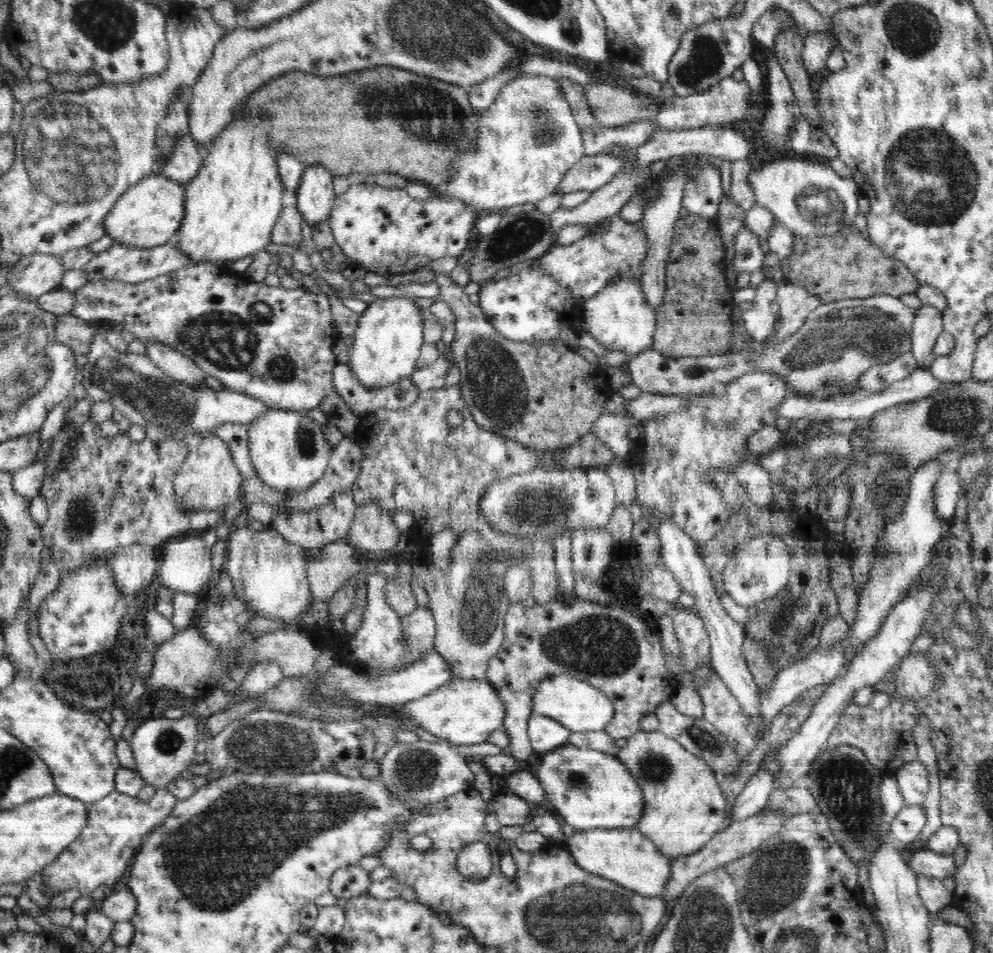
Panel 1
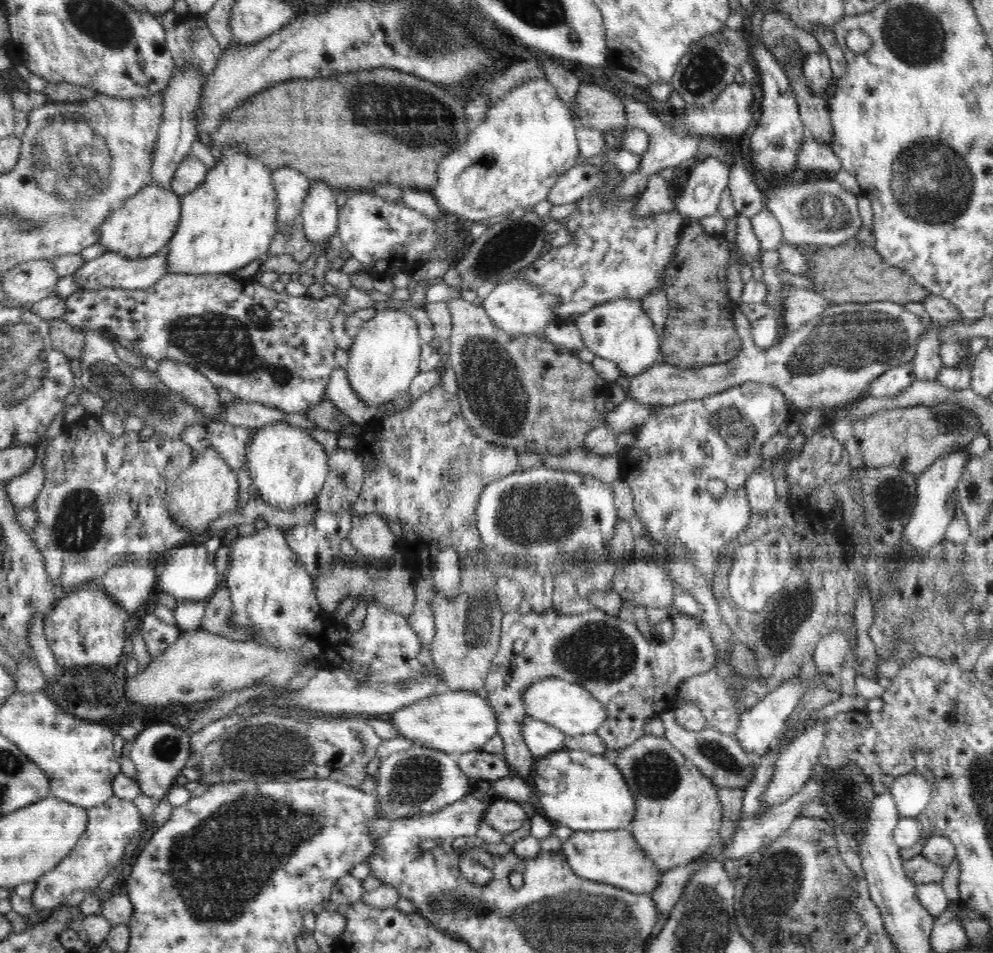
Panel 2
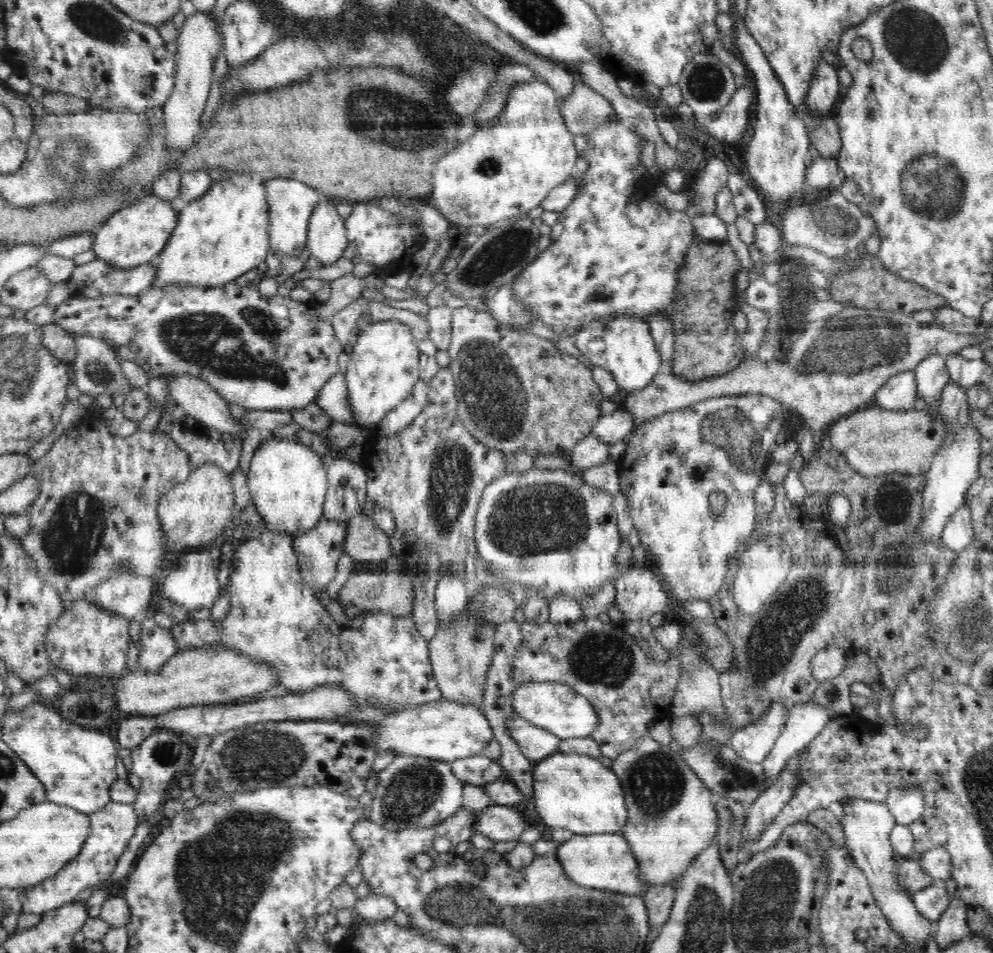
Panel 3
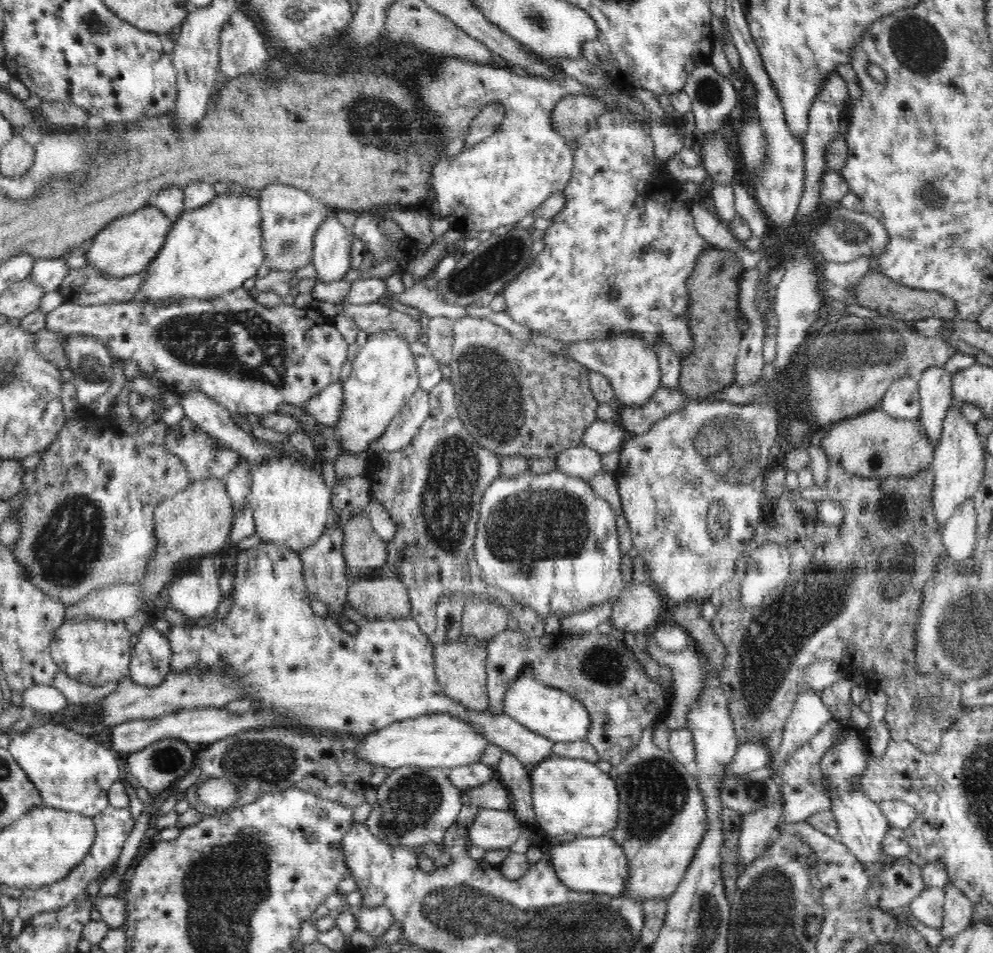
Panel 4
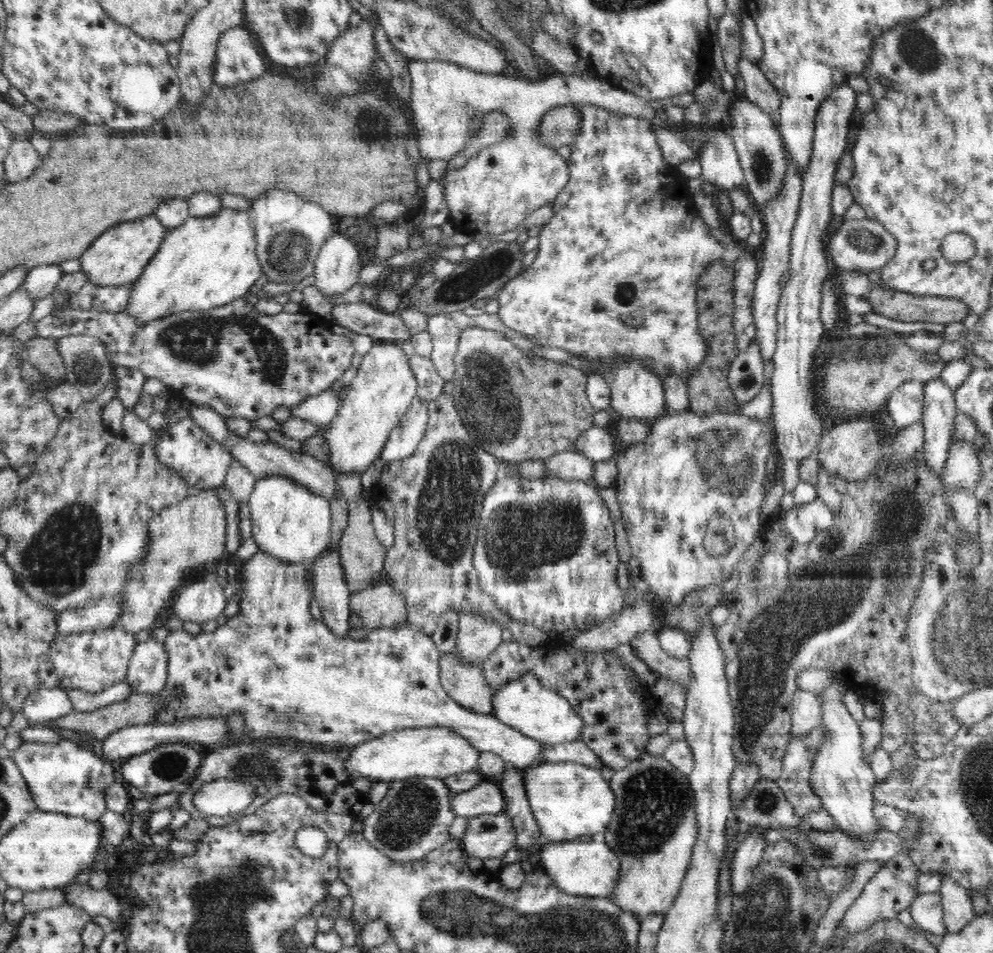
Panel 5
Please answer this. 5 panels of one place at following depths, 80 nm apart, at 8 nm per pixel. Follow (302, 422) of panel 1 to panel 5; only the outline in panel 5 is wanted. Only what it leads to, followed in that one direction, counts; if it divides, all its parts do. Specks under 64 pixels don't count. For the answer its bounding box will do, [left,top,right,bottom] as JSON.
[249,475,332,567]

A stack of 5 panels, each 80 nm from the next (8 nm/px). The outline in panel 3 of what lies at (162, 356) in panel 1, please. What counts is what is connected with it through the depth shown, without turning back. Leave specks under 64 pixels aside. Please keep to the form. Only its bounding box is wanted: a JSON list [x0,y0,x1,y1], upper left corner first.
[166,374,245,444]

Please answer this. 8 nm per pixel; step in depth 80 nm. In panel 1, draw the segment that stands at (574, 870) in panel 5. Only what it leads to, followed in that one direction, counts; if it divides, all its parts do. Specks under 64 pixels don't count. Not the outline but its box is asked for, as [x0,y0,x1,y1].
[564,827,671,897]

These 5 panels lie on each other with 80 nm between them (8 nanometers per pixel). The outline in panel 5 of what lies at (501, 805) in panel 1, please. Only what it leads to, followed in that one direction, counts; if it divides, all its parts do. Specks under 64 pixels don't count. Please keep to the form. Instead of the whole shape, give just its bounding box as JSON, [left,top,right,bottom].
[461,813,517,860]

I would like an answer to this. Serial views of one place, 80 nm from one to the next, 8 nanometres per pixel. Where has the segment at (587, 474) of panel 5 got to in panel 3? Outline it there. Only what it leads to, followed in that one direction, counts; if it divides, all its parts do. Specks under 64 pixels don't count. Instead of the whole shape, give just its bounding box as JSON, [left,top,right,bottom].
[566,433,610,472]

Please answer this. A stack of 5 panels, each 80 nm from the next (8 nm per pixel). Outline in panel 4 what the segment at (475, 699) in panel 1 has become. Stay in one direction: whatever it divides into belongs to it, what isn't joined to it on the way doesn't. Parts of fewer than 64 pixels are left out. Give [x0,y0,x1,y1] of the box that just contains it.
[358,713,489,773]

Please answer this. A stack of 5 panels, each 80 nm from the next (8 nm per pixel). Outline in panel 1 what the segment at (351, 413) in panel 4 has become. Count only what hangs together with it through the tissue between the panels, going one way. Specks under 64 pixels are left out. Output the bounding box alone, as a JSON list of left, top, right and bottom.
[348,296,424,389]

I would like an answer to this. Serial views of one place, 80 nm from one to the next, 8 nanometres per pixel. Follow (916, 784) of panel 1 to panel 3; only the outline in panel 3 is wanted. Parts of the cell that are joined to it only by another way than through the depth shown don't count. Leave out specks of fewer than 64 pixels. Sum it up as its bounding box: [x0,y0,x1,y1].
[884,788,926,825]

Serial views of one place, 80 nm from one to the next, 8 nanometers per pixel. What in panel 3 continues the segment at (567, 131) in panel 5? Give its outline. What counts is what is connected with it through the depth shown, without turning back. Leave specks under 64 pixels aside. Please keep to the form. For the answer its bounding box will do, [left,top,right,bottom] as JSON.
[558,83,616,136]

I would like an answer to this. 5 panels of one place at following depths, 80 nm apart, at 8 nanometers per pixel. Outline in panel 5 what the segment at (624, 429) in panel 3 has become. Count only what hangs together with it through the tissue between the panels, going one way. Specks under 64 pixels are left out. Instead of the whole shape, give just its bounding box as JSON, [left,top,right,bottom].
[572,425,619,463]

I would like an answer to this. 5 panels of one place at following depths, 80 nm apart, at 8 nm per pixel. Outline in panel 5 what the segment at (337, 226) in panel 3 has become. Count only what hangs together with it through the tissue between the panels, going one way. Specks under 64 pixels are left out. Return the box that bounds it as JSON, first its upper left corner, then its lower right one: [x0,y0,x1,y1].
[314,230,363,296]

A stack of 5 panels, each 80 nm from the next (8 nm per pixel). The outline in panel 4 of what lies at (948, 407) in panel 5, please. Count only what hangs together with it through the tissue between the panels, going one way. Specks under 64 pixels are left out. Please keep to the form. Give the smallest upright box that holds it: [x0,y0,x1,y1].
[917,366,953,450]

